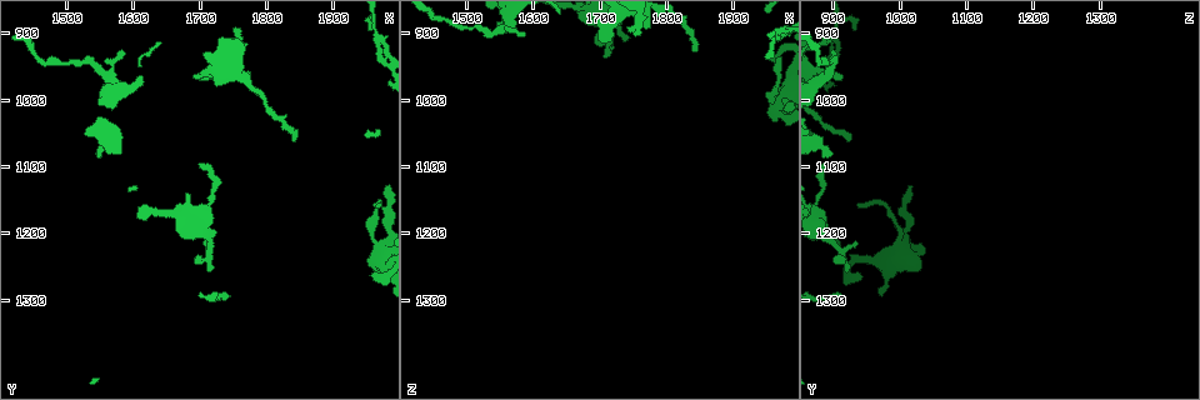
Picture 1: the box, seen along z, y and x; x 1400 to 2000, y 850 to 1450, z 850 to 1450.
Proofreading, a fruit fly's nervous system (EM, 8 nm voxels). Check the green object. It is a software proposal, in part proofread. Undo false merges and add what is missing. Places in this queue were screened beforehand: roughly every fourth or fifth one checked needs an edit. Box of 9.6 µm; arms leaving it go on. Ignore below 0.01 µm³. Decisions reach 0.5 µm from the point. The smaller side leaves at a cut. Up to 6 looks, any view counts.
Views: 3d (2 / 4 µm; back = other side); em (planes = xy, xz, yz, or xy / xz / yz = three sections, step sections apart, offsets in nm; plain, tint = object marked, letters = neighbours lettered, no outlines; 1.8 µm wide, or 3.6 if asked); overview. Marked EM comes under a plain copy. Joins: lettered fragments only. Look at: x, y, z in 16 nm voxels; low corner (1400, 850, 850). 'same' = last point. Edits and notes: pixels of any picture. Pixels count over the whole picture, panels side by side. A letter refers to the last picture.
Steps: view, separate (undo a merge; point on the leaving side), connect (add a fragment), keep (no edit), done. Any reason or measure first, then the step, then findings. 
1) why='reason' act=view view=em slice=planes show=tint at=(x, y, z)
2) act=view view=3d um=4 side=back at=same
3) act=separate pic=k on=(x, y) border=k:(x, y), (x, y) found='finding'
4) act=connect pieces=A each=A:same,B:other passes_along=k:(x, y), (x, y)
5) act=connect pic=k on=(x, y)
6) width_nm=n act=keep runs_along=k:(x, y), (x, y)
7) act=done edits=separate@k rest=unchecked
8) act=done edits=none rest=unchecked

why='an open end' act=view view=em slice=planes show=letters at=(1845, 1065, 925)

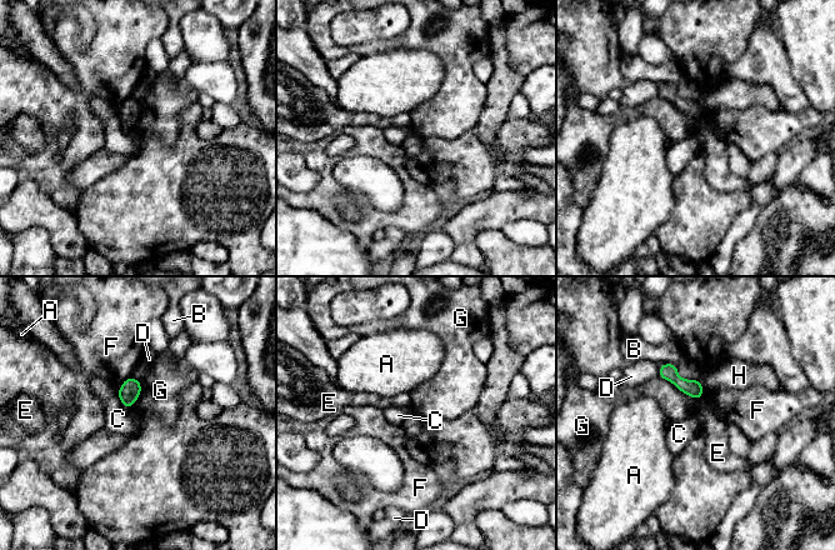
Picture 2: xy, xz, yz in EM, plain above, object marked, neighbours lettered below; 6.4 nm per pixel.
act=keep each=A:other,B:other,C:other,D:other,E:other,F:other,G:other,H:other border=2:(658, 376), (669, 380), (698, 400) found='no lettered fragment goes on from it'

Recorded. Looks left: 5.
why='an open end' act=view view=em slice=xy step=8 show=tint at=(1720, 970, 910)

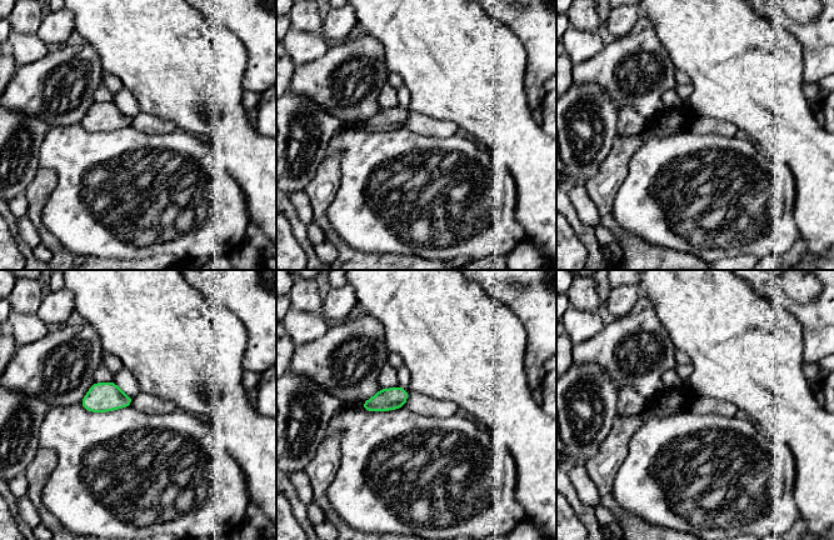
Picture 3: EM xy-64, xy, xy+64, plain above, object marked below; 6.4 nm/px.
act=view view=em slice=planes show=letters at=same

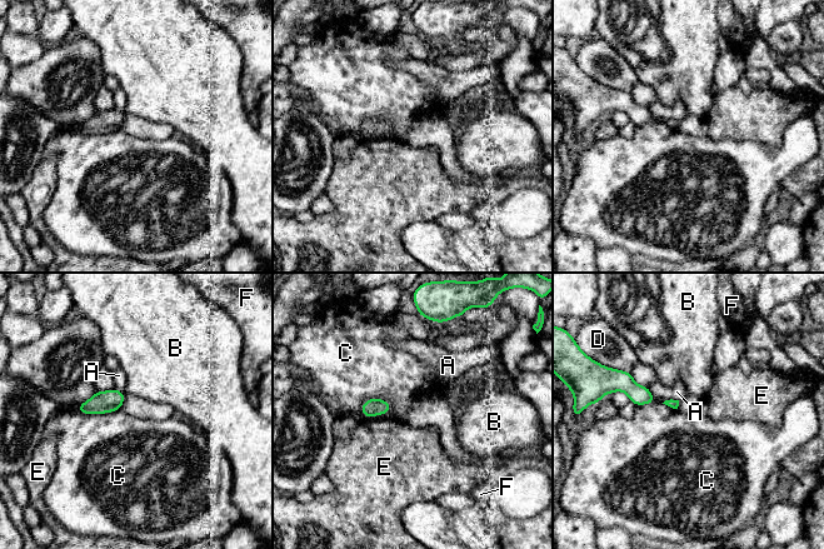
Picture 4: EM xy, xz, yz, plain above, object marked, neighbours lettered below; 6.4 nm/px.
act=keep each=A:other,B:other,C:other,D:other,E:other,F:other border=4:(360, 405), (381, 398), (391, 409) found='no lettered fragment goes on from it'

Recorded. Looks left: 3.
why='an open end' act=view view=em slice=yz step=4 show=letters at=(1545, 1075, 900)

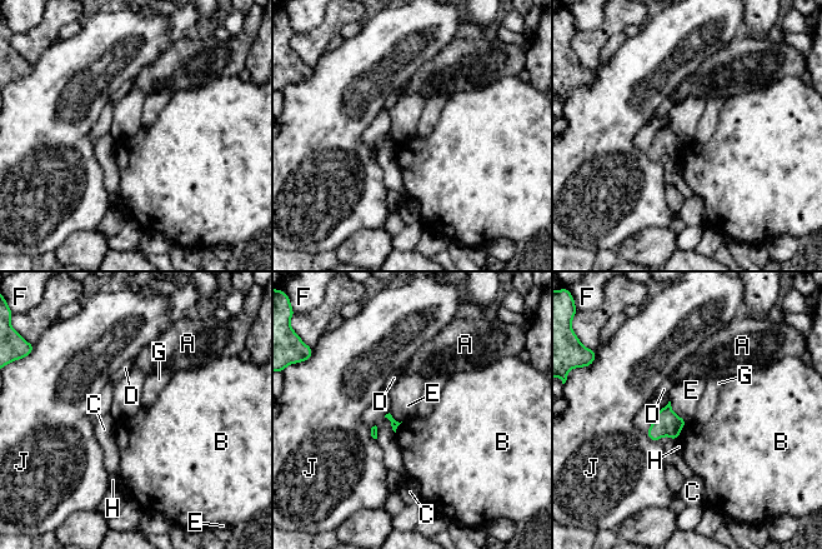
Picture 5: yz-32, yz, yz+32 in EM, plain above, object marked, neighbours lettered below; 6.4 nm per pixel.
act=keep each=A:other,B:other,C:other,D:other,E:other,F:other,G:other,H:other,J:other border=5:(670, 400), (671, 409), (687, 420) found='no lettered fragment goes on from it'

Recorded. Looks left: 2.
act=done edits=none rest=unchecked

